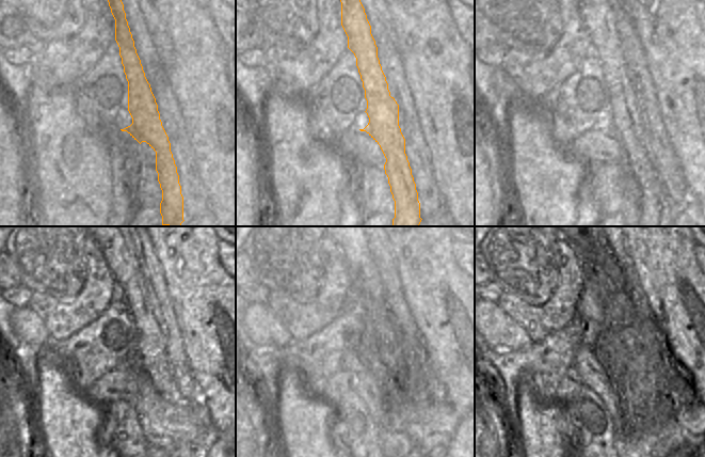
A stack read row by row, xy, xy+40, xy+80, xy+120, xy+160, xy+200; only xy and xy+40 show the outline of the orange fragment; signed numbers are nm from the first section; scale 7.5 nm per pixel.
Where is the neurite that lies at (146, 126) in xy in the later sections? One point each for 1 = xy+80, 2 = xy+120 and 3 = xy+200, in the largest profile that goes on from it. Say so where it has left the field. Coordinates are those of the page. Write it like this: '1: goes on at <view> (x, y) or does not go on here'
1: goes on at xy+80 (595, 12)
2: goes on at xy+120 (117, 249)
3: goes on at xy+200 (577, 248)

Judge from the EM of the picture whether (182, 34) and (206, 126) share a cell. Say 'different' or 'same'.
same

